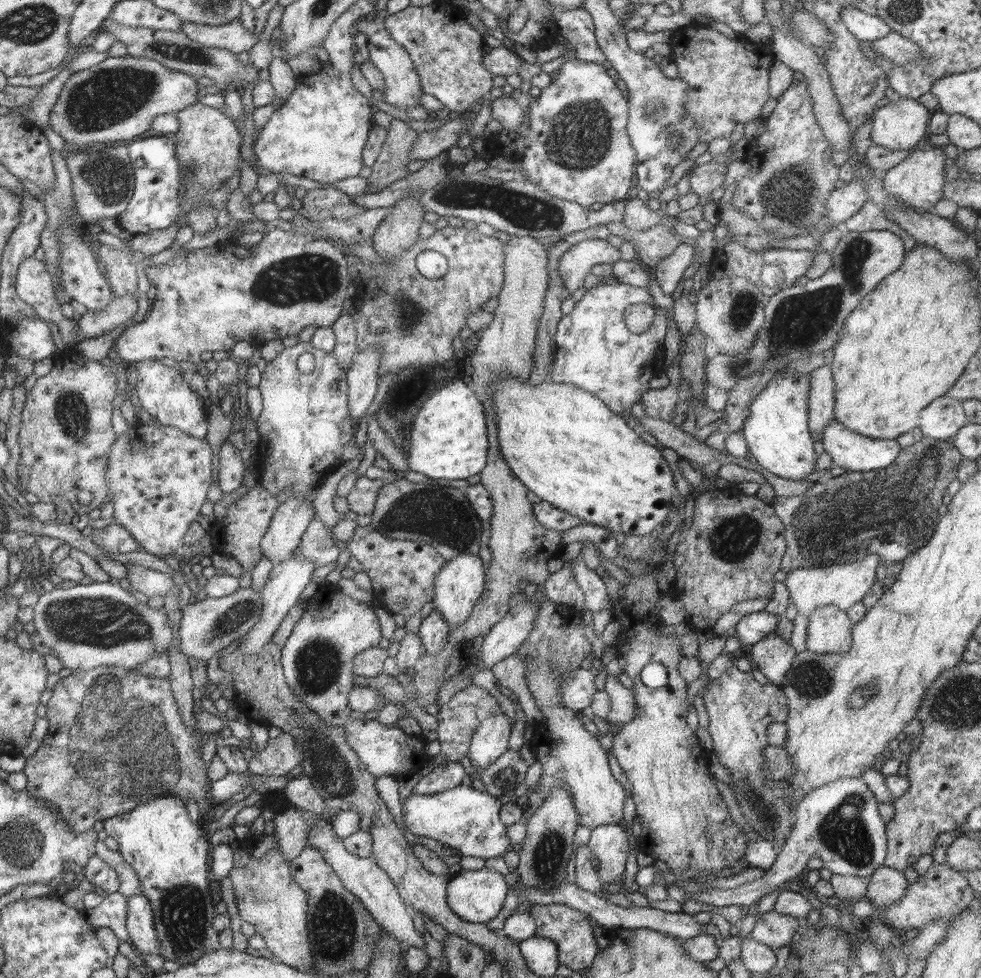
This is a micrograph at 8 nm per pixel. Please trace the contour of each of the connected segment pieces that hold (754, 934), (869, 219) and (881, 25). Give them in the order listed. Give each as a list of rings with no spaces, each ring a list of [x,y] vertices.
[[[770,911],[761,914],[748,937],[778,950],[780,947],[791,944],[792,935],[796,931],[798,931],[798,919]]]
[[[866,201],[865,206],[858,212],[858,216],[851,222],[844,222],[841,226],[845,232],[866,232],[867,230],[887,230],[898,235],[906,252],[914,248],[916,242],[903,228],[894,224],[883,214],[882,208],[872,201]]]
[[[857,7],[841,8],[841,13],[848,30],[860,41],[873,42],[893,31],[884,19],[867,14]]]

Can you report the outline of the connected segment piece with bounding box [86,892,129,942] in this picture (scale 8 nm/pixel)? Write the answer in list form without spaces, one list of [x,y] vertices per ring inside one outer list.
[[[116,892],[106,895],[106,900],[97,908],[88,909],[88,924],[96,929],[108,928],[118,937],[119,941],[129,942],[126,927],[126,899],[127,897]]]

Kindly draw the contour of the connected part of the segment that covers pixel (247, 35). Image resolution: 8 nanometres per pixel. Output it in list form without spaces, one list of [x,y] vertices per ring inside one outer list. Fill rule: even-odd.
[[[240,18],[222,26],[184,23],[181,31],[199,45],[223,48],[234,54],[249,51],[259,41],[259,34],[248,32],[242,26]]]

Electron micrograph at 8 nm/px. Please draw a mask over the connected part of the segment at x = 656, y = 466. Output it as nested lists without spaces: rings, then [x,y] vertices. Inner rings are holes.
[[[498,373],[492,377],[493,387],[493,403],[495,404],[495,411],[497,412],[498,428],[498,448],[500,454],[504,455],[510,464],[514,473],[523,481],[523,483],[531,489],[534,494],[540,496],[542,501],[551,503],[552,506],[565,510],[570,514],[576,515],[580,522],[593,524],[594,526],[603,526],[610,532],[623,532],[625,535],[634,534],[644,536],[658,528],[660,524],[666,522],[670,510],[672,510],[672,492],[676,490],[674,480],[672,480],[672,470],[668,466],[668,462],[664,460],[662,452],[650,444],[646,444],[628,424],[624,418],[612,414],[611,407],[603,399],[596,398],[596,395],[590,394],[586,390],[574,385],[566,385],[566,383],[550,383],[545,381],[542,385],[530,385],[530,382],[520,383],[516,381],[512,375],[506,373]]]

